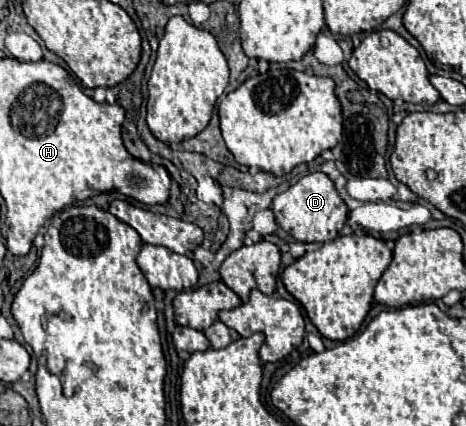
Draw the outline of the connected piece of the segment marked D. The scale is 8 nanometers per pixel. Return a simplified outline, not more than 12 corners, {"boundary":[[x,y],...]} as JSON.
{"boundary":[[309,173],[271,203],[301,243],[327,243],[347,205],[325,173]]}

